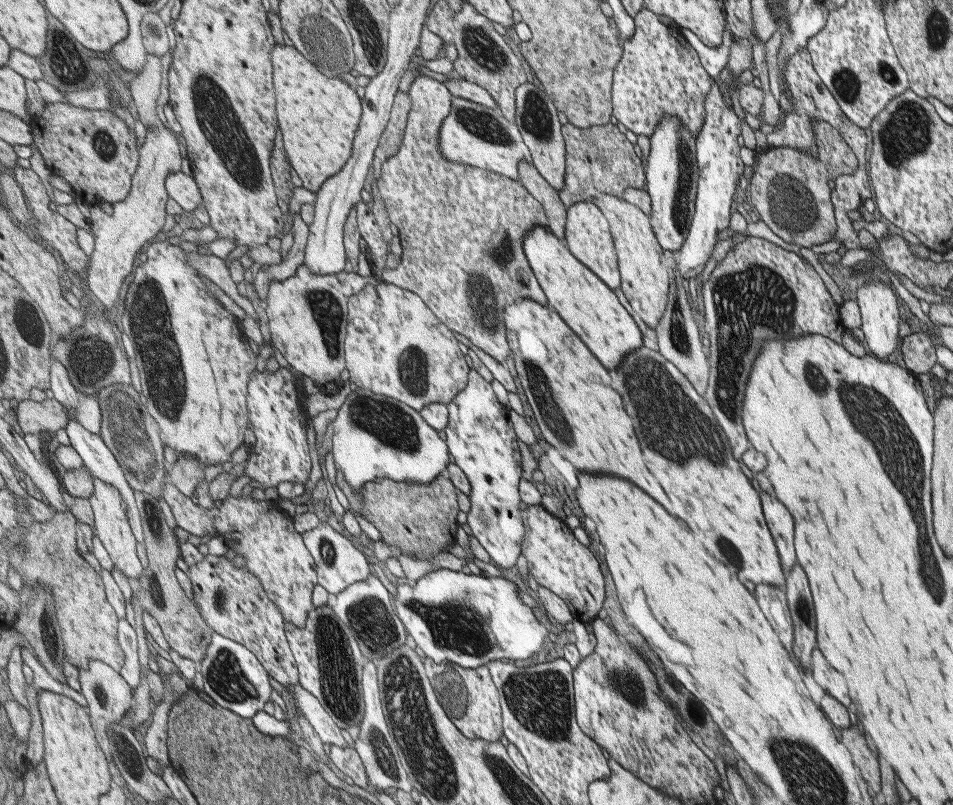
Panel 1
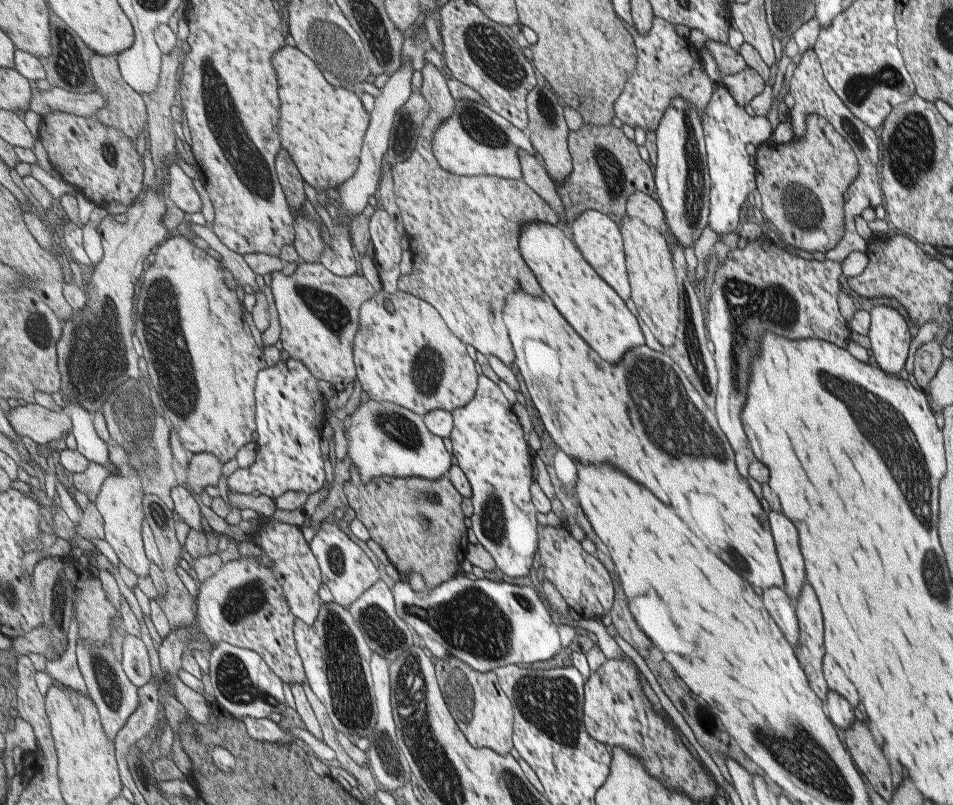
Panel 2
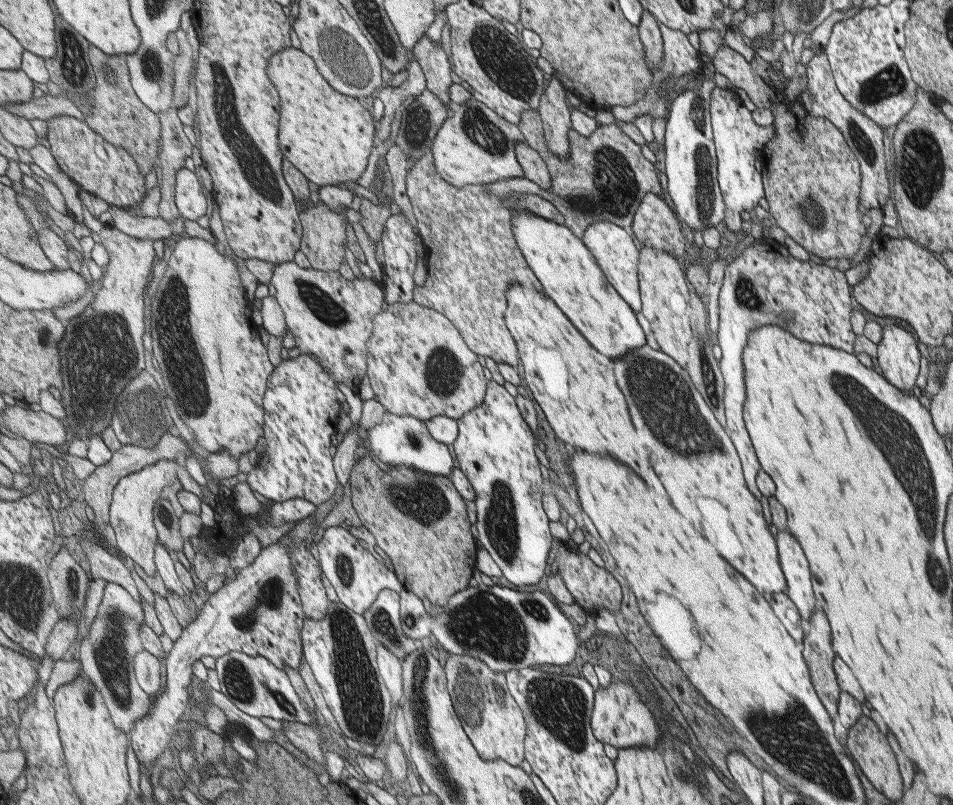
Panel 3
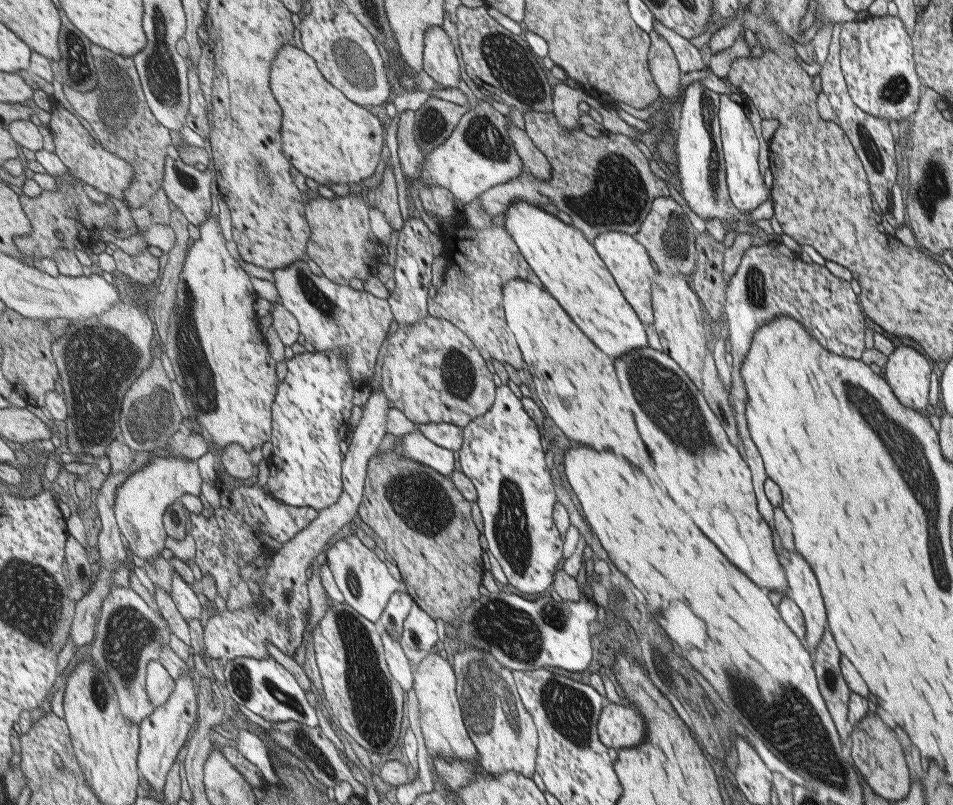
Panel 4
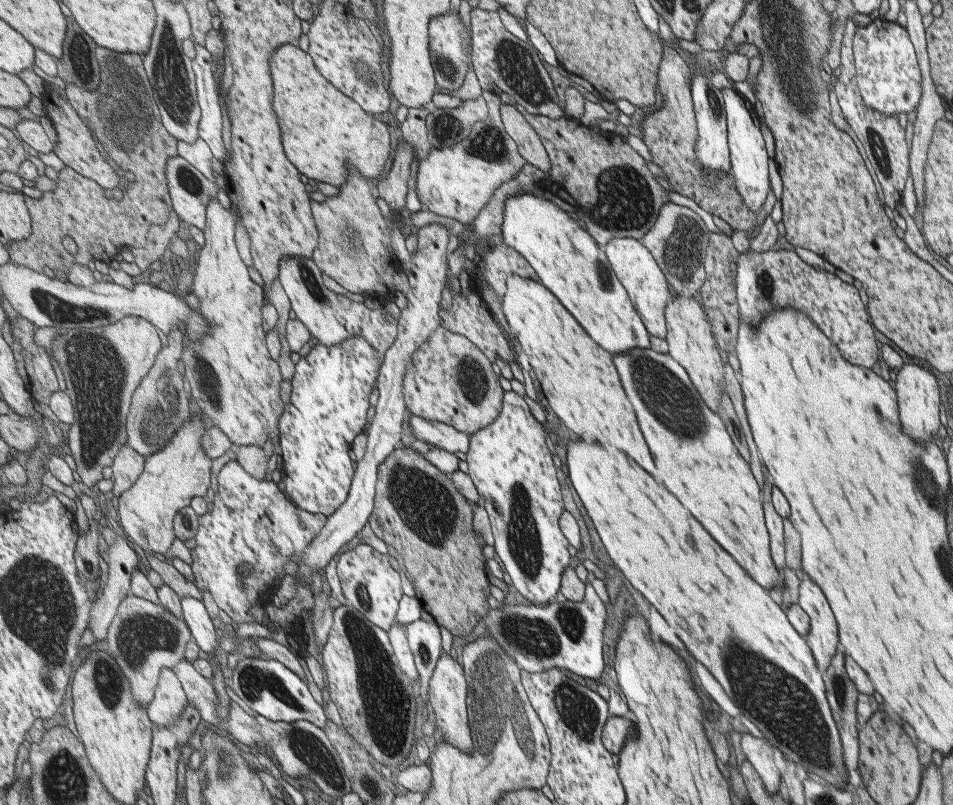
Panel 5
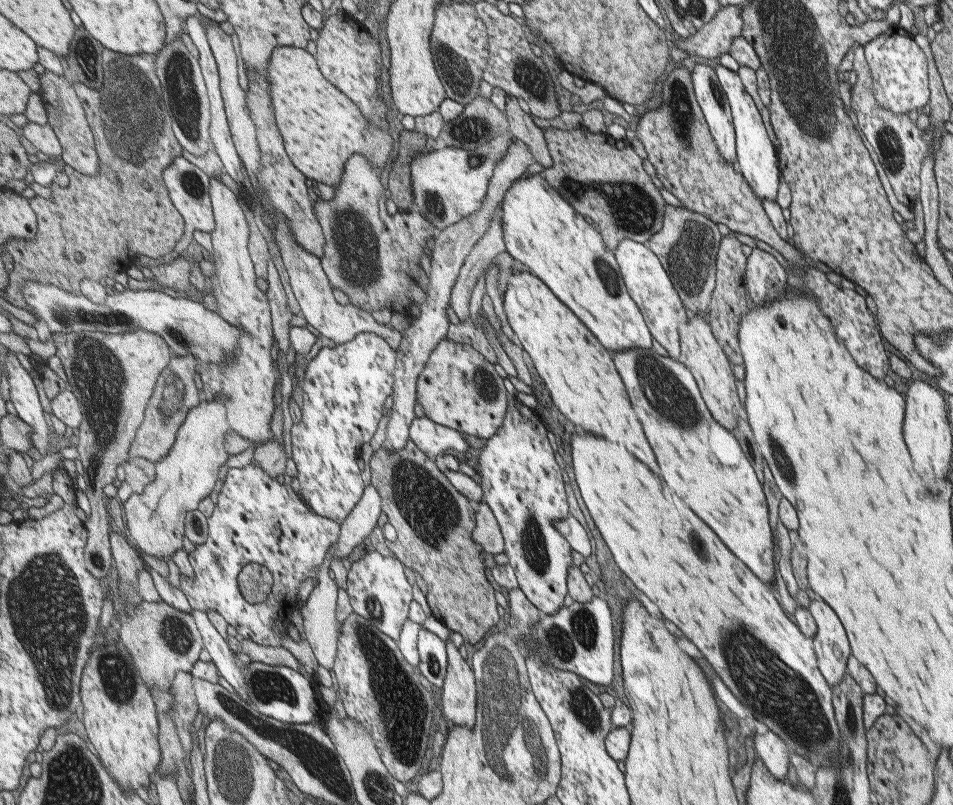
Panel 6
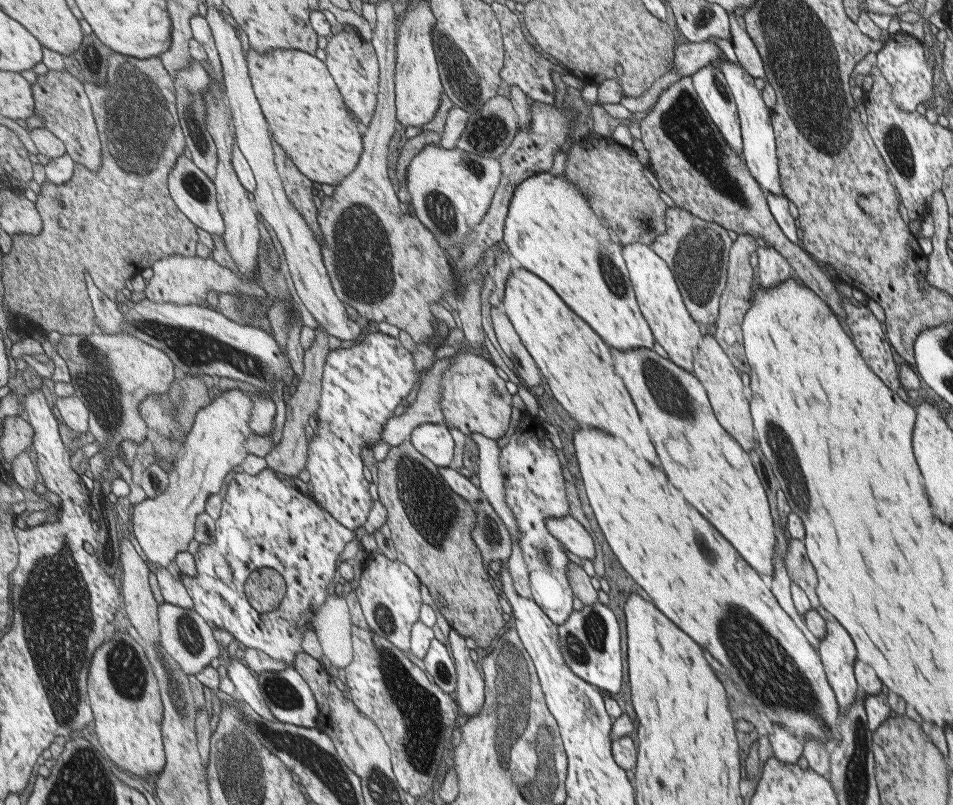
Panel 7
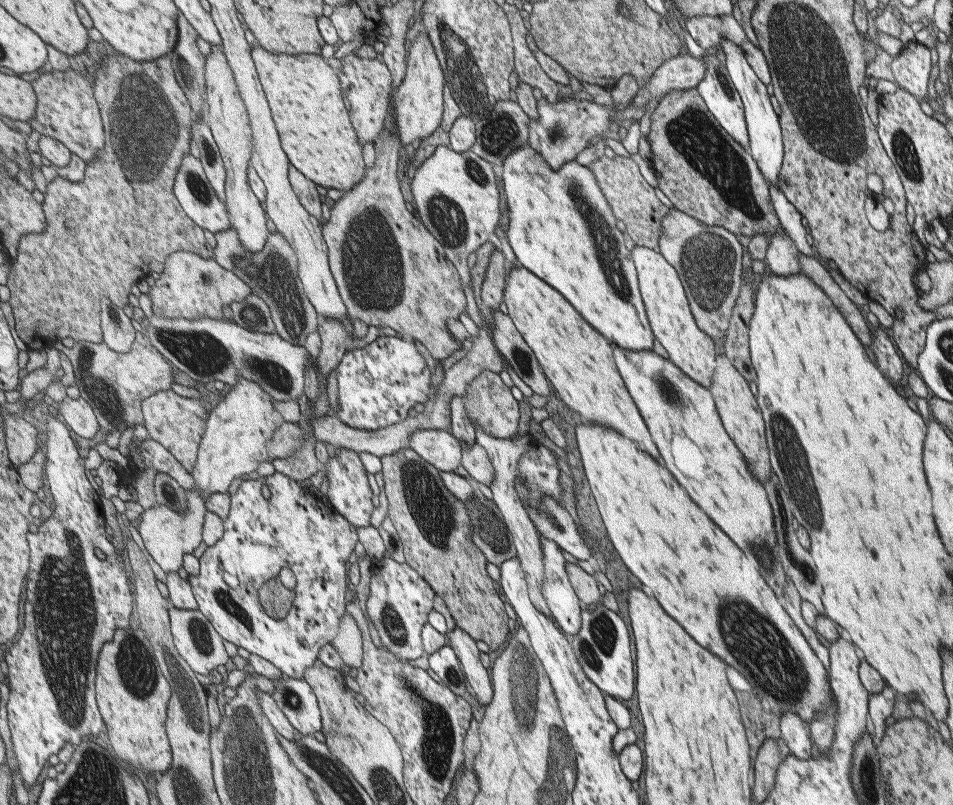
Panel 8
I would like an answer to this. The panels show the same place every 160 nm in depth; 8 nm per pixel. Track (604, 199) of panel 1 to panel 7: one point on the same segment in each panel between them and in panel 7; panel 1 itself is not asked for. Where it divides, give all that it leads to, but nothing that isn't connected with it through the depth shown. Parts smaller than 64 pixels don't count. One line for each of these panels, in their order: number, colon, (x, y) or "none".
2: (647, 253)
3: (663, 293)
4: (677, 320)
5: (688, 336)
6: (700, 353)
7: (711, 366)

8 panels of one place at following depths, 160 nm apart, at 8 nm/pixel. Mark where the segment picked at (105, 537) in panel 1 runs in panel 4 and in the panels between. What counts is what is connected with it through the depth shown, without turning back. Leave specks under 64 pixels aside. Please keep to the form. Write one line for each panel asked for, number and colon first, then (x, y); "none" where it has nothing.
2: (120, 501)
3: (132, 513)
4: (142, 500)

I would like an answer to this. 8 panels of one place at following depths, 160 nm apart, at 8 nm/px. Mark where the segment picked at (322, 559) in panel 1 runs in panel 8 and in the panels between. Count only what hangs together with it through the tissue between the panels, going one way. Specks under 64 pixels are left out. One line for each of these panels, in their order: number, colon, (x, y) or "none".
2: (348, 572)
3: (358, 577)
4: (363, 578)
5: (369, 582)
6: (376, 583)
7: (389, 593)
8: (400, 601)

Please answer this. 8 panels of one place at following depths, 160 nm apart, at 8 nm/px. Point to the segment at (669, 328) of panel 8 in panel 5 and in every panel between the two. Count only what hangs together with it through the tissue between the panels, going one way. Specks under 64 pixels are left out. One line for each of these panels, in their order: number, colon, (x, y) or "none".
5: (646, 285)
6: (646, 280)
7: (653, 282)

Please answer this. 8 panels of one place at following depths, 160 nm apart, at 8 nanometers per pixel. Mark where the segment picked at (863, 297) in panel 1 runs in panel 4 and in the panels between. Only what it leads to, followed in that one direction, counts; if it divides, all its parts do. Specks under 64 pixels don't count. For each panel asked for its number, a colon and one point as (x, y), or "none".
2: (888, 335)
3: (897, 357)
4: (906, 373)

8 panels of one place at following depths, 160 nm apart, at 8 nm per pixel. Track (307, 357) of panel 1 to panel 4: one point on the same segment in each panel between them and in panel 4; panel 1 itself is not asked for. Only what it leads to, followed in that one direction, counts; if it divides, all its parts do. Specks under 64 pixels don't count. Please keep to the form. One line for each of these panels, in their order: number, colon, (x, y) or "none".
2: (318, 311)
3: (331, 318)
4: (335, 318)

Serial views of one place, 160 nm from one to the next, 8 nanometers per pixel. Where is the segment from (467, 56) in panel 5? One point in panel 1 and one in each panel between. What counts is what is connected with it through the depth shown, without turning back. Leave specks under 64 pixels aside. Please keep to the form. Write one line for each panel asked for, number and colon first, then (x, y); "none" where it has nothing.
1: (449, 216)
2: (449, 216)
3: (438, 69)
4: (441, 62)

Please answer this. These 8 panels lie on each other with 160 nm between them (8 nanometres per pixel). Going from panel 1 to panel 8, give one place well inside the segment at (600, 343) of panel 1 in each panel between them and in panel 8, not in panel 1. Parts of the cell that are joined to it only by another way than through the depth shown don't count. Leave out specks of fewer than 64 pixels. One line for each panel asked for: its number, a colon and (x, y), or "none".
2: (583, 296)
3: (564, 264)
4: (565, 260)
5: (570, 263)
6: (543, 230)
7: (551, 230)
8: (562, 228)

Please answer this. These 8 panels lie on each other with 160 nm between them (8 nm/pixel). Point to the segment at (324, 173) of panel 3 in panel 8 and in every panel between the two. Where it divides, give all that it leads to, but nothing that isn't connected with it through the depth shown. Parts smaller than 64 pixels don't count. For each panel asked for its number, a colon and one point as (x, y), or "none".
4: (327, 138)
5: (322, 129)
6: (322, 128)
7: (309, 118)
8: (306, 97)

